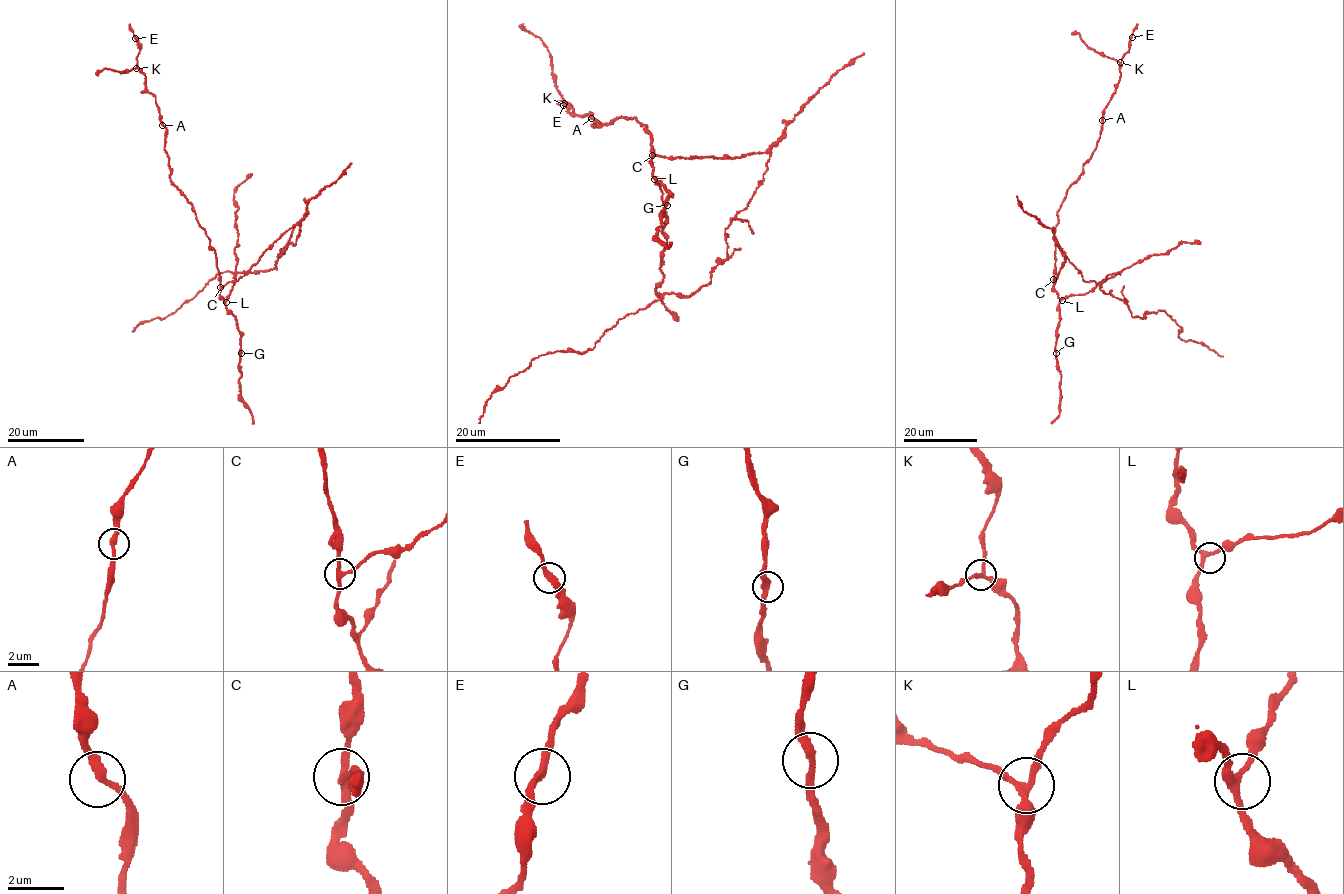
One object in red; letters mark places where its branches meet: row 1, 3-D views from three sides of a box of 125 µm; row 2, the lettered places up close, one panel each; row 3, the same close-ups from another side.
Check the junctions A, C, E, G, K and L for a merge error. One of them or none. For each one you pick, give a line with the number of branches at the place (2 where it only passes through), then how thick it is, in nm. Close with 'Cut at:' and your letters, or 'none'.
C: Branches: 3. Thickness 240 nm
Cut at: C

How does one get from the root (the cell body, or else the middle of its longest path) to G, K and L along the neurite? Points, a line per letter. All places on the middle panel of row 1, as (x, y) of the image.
G: (723, 158), (652, 157), (649, 162), (653, 178), (668, 193), (667, 205)
K: (723, 158), (654, 156), (647, 126), (635, 118), (598, 121), (593, 127), (592, 114), (573, 116), (563, 105)
L: (723, 158), (657, 155), (649, 162), (654, 179)

